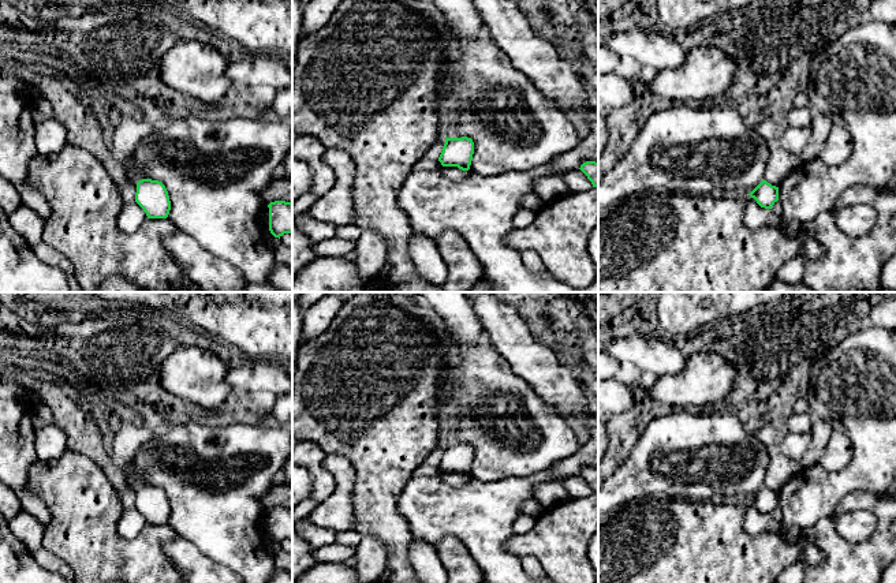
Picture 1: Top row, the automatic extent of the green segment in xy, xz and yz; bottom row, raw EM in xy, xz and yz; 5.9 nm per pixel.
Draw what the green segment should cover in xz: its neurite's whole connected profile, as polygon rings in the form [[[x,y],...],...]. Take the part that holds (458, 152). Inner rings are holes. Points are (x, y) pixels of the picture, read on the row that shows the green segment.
[[[447,138],[438,161],[443,167],[458,167],[468,171],[474,154],[474,142],[471,138]]]

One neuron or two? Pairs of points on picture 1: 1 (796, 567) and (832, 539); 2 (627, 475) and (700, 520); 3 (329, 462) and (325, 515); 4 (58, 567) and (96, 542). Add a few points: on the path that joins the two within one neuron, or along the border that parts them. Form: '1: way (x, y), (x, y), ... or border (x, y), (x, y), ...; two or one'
1: border (796, 559), (802, 561), (805, 568); two
2: border (693, 501), (645, 497), (630, 503); two
3: way (340, 475), (339, 501); one
4: border (43, 546), (60, 557), (71, 568); two

